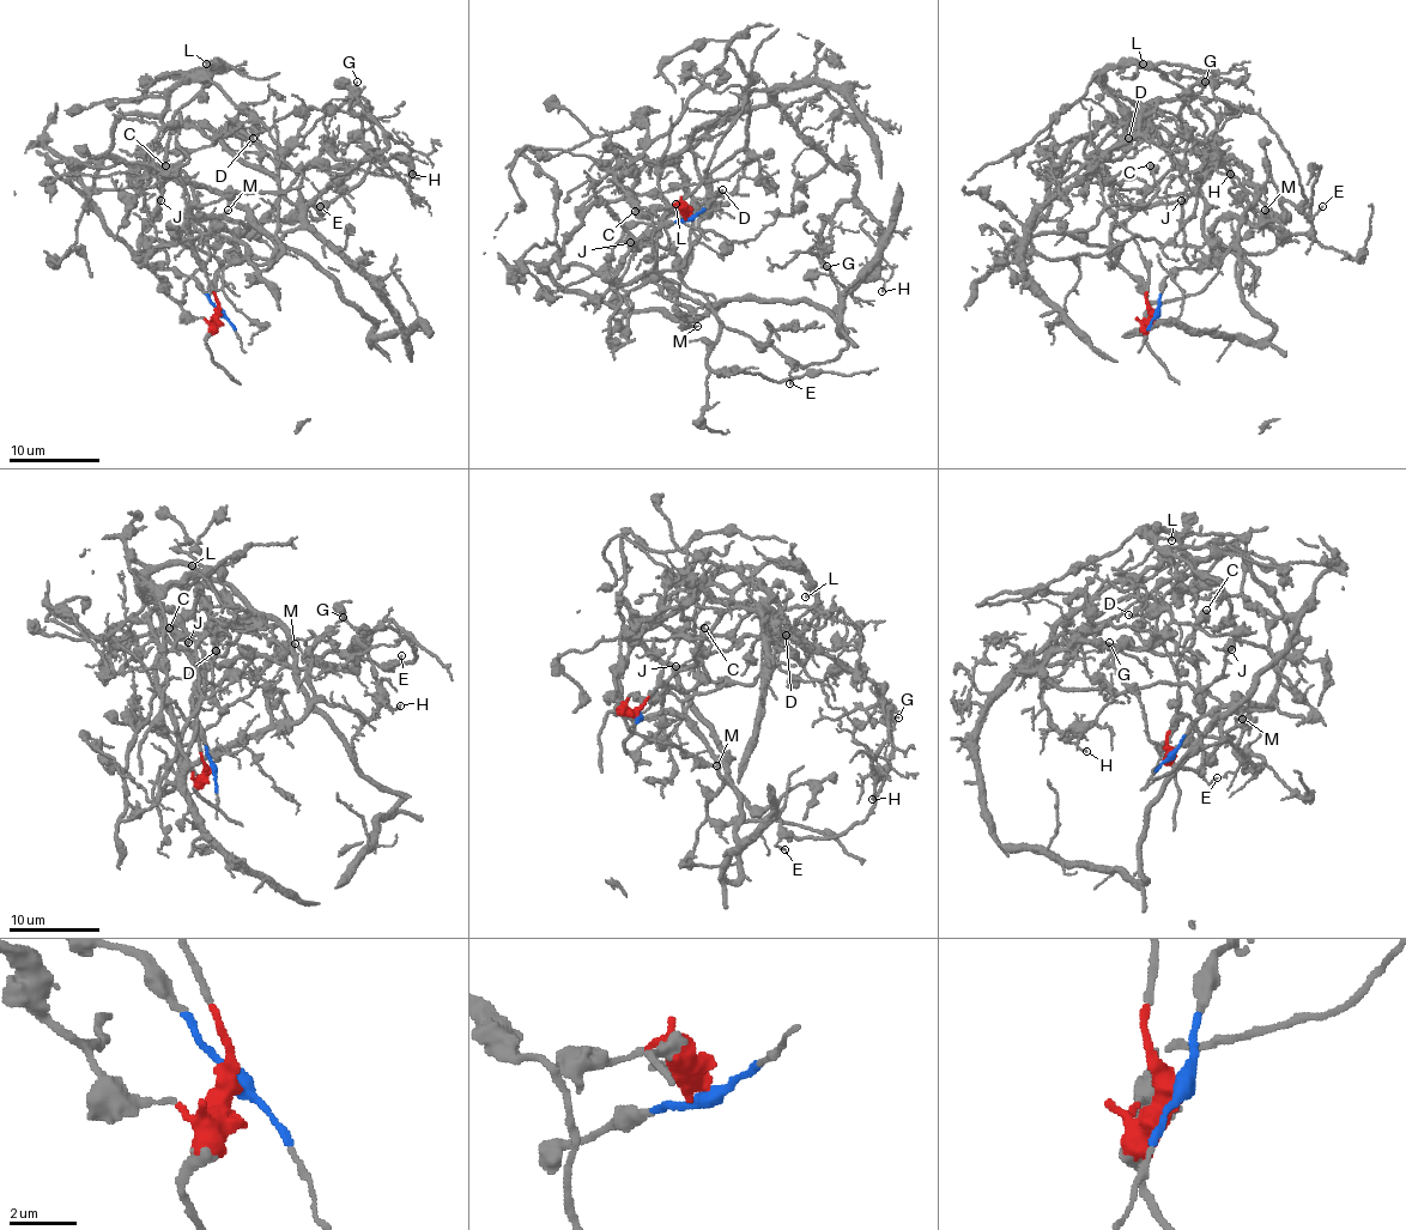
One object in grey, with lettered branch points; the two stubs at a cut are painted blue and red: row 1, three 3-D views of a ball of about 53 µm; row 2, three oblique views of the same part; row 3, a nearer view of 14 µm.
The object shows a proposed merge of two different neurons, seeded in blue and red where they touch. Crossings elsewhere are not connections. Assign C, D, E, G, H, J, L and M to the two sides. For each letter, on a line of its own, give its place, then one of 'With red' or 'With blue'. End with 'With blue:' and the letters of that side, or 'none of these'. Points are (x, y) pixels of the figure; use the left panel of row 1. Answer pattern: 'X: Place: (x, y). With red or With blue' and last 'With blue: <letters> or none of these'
C: Place: (165, 165). With red
D: Place: (253, 138). With red
E: Place: (320, 206). With blue
G: Place: (357, 82). With red
H: Place: (412, 174). With red
J: Place: (161, 200). With blue
L: Place: (206, 64). With blue
M: Place: (228, 210). With red
With blue: E, J, L

